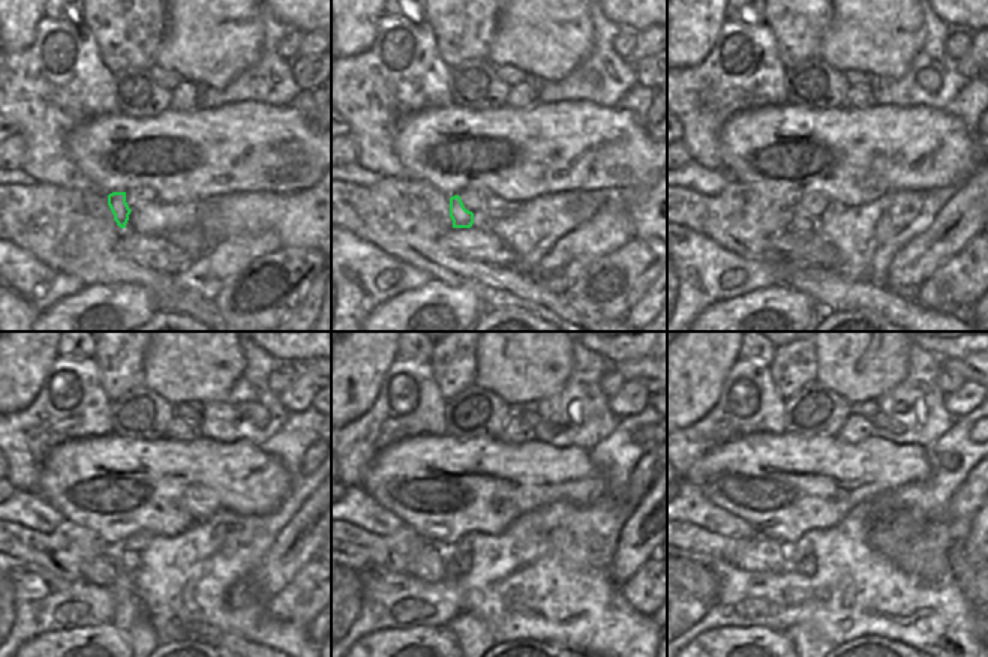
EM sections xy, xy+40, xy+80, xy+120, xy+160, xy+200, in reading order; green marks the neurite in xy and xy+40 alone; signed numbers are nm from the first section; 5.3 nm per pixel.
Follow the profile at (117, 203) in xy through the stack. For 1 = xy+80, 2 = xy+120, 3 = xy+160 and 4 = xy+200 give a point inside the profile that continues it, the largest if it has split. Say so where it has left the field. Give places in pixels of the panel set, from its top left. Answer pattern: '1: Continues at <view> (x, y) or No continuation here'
1: Continues at xy+80 (798, 221)
2: Continues at xy+120 (128, 560)
3: Continues at xy+160 (464, 561)
4: Continues at xy+200 (807, 567).

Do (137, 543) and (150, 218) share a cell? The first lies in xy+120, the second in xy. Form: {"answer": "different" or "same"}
{"answer": "different"}

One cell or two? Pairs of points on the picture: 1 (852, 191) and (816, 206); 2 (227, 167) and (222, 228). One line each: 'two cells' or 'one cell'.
1: two cells
2: two cells

